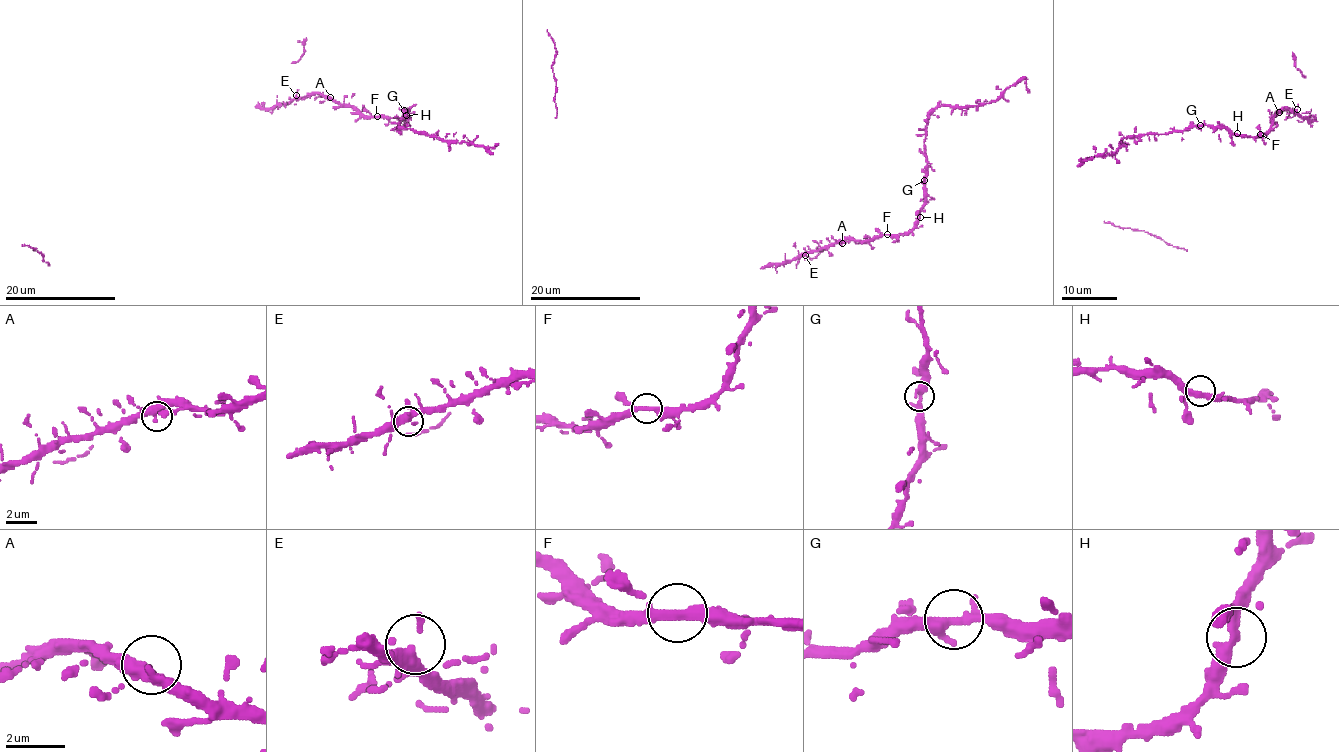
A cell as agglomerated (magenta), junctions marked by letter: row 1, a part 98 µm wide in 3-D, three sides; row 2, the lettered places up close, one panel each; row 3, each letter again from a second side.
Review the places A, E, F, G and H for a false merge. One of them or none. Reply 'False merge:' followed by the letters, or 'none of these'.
False merge: none of these

